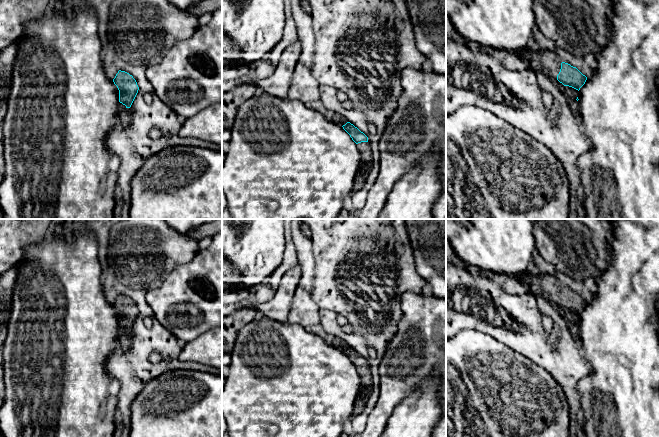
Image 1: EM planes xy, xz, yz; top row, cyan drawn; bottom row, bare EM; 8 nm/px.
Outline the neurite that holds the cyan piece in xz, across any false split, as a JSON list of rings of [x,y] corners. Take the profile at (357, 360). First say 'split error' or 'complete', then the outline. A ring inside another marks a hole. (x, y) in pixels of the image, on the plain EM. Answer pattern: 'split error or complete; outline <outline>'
split error; outline [[[347,346],[342,351],[357,368],[357,372],[361,380],[360,390],[353,408],[352,416],[354,416],[360,414],[363,411],[372,390],[373,380],[371,378],[371,370],[368,367],[368,361],[363,356],[361,356],[350,346]]]

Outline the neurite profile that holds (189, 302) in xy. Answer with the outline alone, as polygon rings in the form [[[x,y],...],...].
[[[222,231],[212,237],[209,248],[200,250],[190,262],[174,269],[160,287],[149,290],[146,300],[158,322],[183,344],[209,329],[222,326]]]

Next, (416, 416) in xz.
[[[430,374],[395,407],[380,437],[432,437],[433,428],[441,417],[440,374]]]

